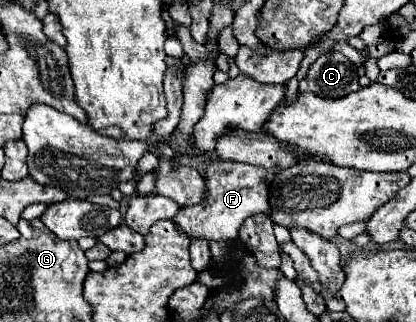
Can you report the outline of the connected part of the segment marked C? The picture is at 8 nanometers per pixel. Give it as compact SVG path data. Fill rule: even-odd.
M339 51L321 55L299 83L299 93L315 93L325 99L339 99L359 91L359 75L353 63Z

